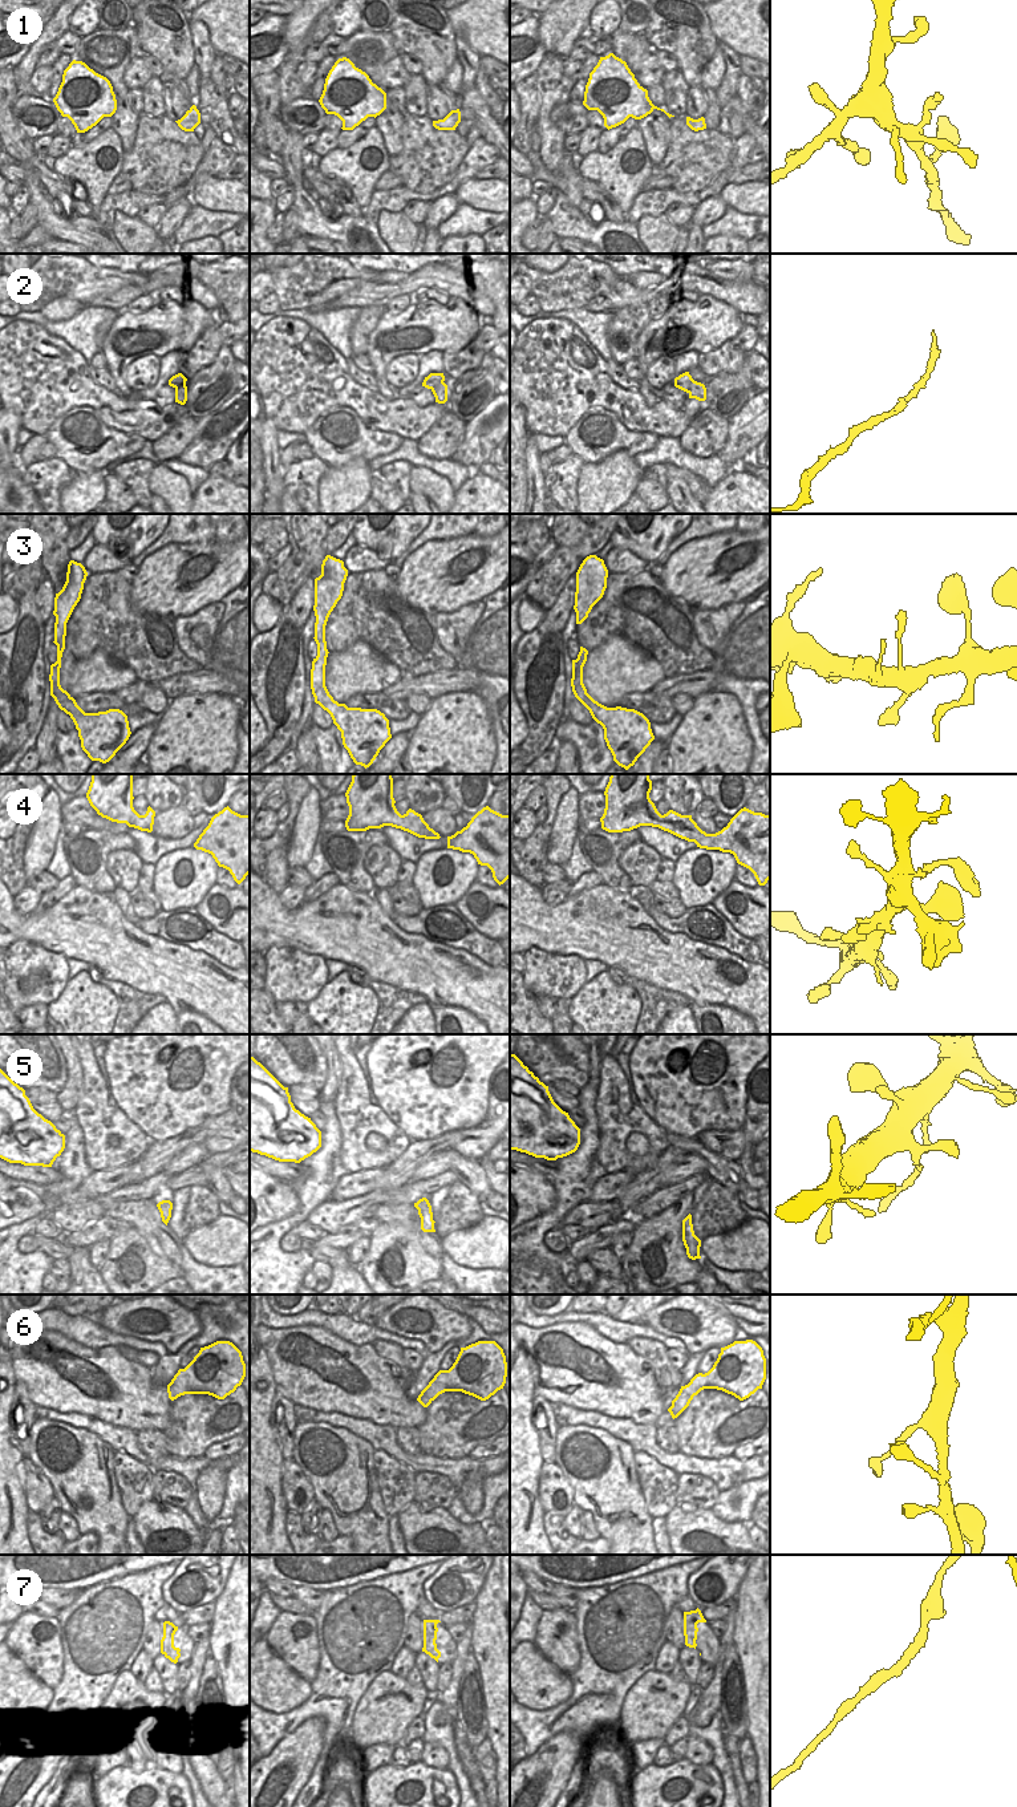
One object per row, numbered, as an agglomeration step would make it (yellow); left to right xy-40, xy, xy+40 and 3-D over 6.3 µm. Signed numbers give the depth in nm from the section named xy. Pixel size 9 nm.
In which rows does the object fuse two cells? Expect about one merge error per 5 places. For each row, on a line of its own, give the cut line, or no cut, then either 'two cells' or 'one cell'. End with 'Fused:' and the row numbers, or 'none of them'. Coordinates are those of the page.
1: no cut; one cell
2: no cut; one cell
3: no cut; one cell
4: no cut; one cell
5: no cut; one cell
6: no cut; one cell
7: no cut; one cell
Fused: none of them

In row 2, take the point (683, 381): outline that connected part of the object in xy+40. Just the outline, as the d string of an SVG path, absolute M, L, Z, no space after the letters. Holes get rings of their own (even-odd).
M685 372L674 378L674 386L686 392L689 398L696 398L698 401L706 400L706 388L704 384L697 382L692 378L689 372Z

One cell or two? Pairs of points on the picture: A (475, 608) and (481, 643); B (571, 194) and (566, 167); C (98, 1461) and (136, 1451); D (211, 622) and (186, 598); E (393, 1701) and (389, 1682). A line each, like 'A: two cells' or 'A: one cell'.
A: two cells
B: one cell
C: two cells
D: two cells
E: one cell

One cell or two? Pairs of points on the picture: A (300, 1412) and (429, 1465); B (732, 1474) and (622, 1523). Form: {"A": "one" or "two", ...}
{"A": "one", "B": "two"}

